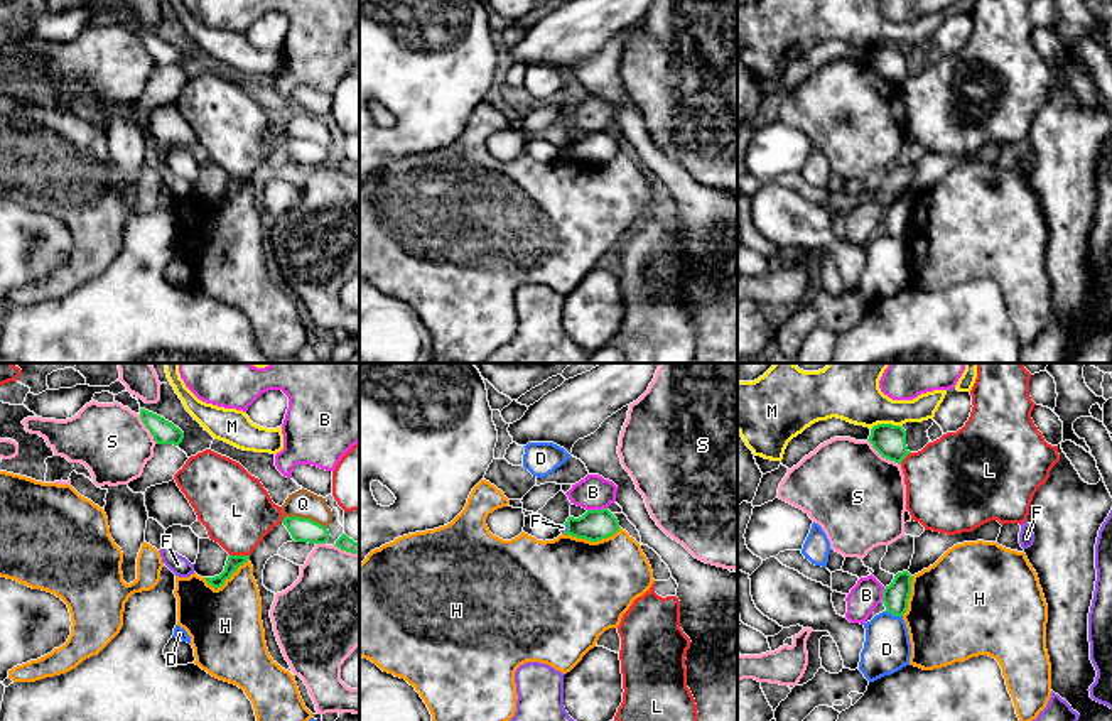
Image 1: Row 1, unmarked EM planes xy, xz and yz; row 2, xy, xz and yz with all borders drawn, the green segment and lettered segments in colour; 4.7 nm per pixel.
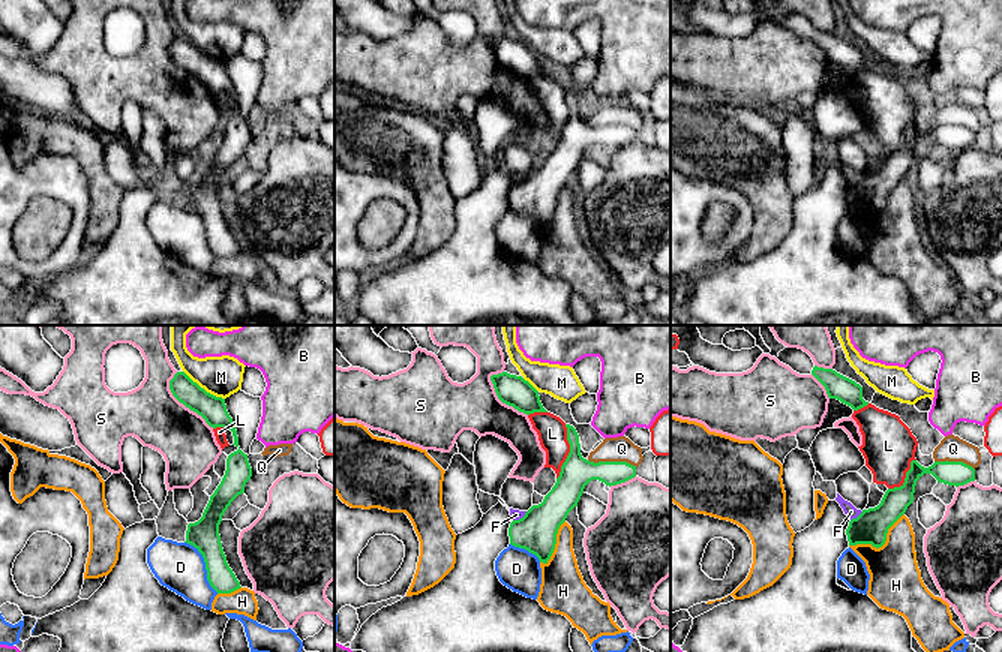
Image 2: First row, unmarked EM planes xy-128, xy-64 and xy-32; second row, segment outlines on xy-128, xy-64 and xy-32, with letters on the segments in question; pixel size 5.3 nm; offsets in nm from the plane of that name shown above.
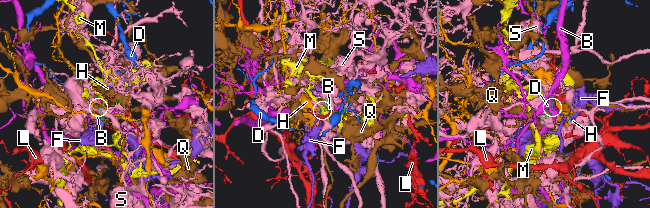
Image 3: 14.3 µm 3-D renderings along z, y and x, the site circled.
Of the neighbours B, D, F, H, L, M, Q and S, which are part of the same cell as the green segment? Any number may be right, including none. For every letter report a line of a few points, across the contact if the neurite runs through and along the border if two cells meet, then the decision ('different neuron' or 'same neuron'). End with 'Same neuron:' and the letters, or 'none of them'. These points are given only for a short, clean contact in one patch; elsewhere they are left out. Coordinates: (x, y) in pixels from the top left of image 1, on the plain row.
B: different neuron
D: different neuron
F: line xz (566, 146), (562, 154); different neuron
H: different neuron
L: different neuron
M: line yz (901, 48), (876, 46), (871, 51); different neuron
Q: different neuron
S: different neuron
Same neuron: none of them

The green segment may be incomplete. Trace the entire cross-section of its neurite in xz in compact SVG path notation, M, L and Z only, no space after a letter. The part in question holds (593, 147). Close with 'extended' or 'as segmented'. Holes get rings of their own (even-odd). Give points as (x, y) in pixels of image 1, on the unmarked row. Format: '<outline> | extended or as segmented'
M587 132L582 138L569 138L564 145L565 157L597 164L614 157L621 149L618 140L607 132Z | as segmented

